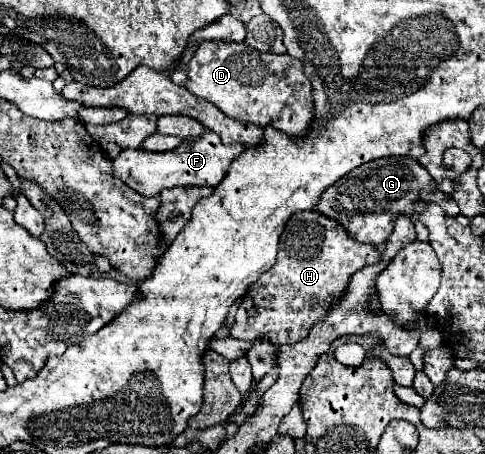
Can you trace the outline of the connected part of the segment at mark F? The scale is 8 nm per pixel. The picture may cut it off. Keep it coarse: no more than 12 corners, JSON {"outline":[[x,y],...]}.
{"outline":[[205,130],[169,152],[121,150],[113,176],[141,196],[215,188],[244,150]]}

